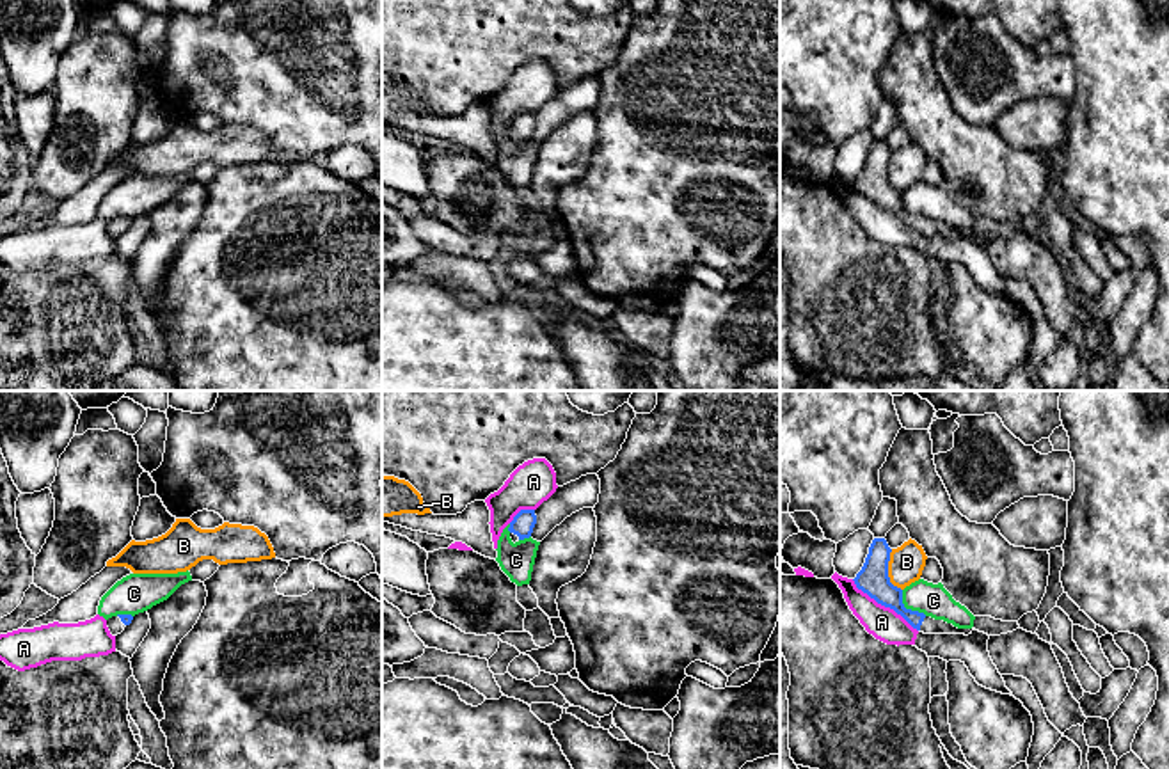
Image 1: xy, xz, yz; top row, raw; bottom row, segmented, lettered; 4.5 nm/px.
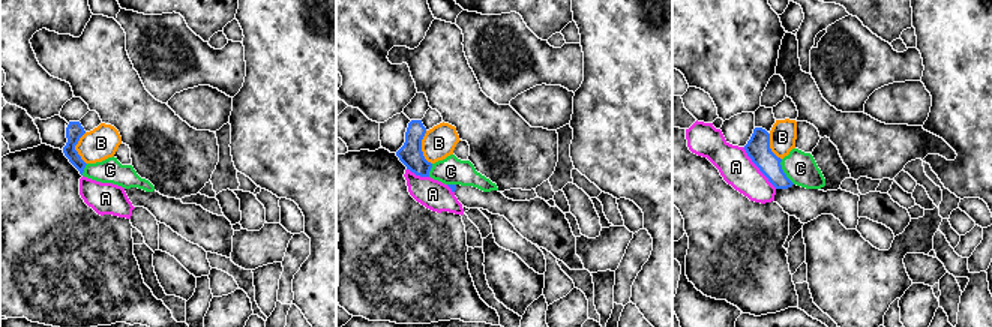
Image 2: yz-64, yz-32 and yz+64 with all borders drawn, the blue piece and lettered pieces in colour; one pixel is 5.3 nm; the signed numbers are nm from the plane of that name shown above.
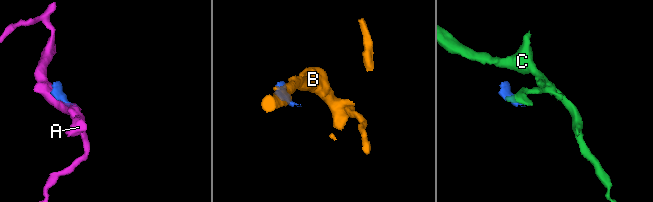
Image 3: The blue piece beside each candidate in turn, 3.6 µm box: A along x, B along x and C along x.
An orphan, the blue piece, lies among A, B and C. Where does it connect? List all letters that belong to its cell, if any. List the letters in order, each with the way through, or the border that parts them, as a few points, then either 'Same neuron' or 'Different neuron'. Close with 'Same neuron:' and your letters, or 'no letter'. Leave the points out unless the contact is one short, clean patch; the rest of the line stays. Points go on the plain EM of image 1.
A: Boundary: yz (851, 182), (878, 205), (899, 215), (917, 233). Different neuron
B: Boundary: yz (890, 151), (889, 182), (901, 192). Different neuron
C: Boundary: yz (901, 192), (905, 208), (926, 217). Different neuron
Same neuron: no letter

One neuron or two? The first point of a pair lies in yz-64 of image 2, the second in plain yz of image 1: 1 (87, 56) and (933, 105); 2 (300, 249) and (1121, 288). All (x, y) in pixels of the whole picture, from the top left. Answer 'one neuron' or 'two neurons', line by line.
1: one neuron
2: two neurons

